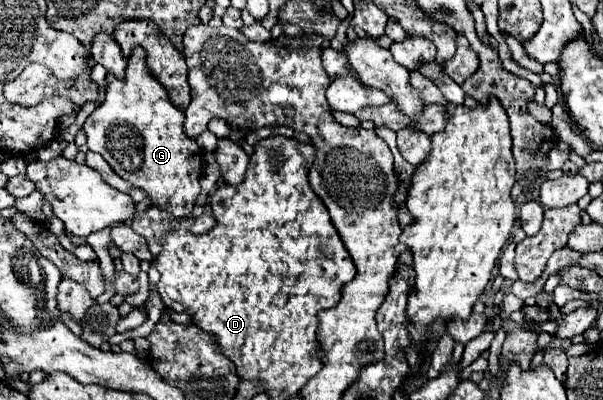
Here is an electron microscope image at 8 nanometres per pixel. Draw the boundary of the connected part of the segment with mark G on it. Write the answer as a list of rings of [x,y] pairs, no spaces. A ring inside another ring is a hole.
[[[136,45],[126,61],[124,79],[106,77],[106,99],[82,127],[88,137],[86,145],[100,153],[122,179],[144,189],[154,205],[174,217],[190,217],[200,193],[204,153],[184,131],[184,111],[170,101],[164,85],[148,69],[144,47]]]

